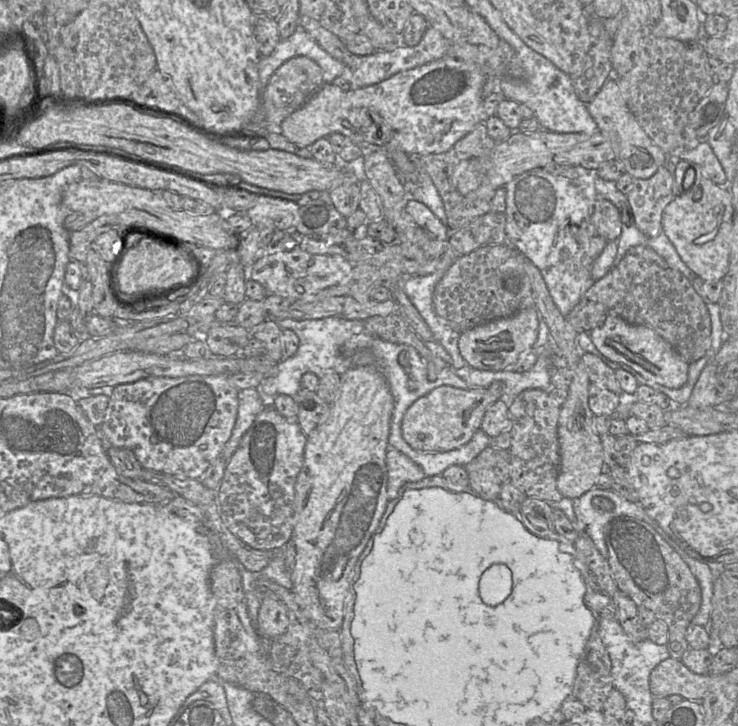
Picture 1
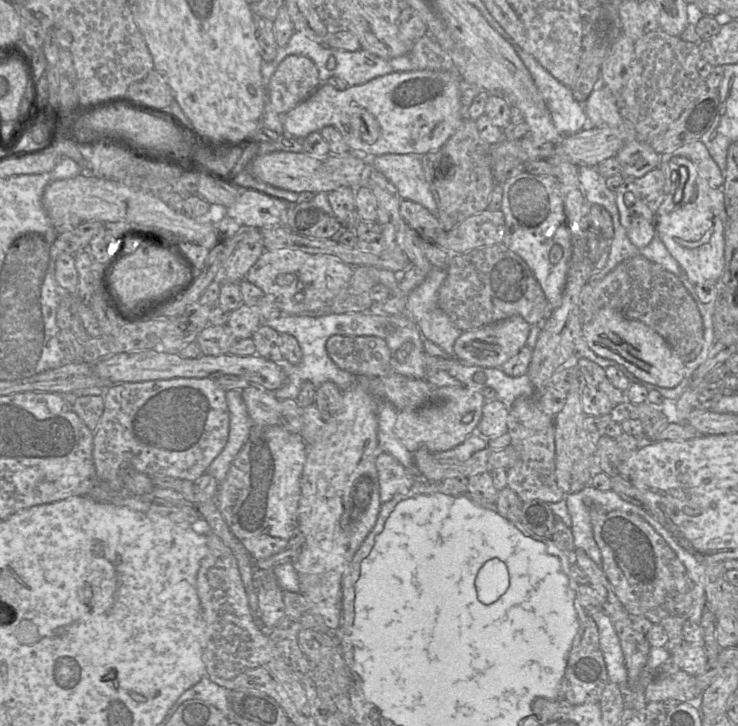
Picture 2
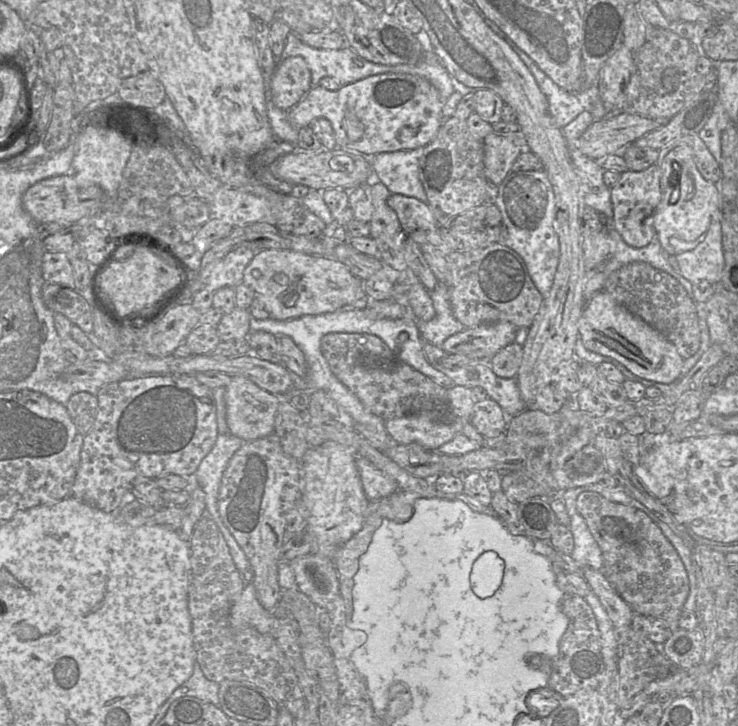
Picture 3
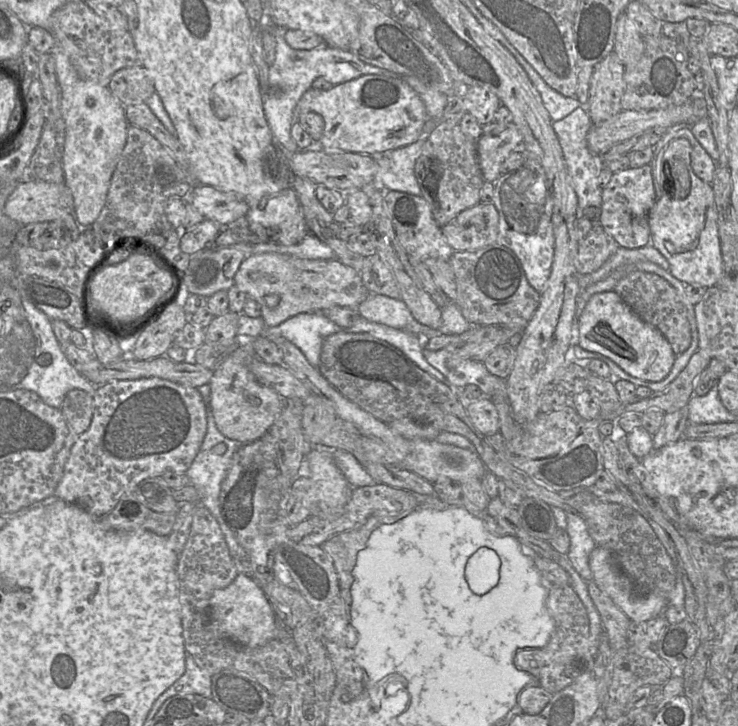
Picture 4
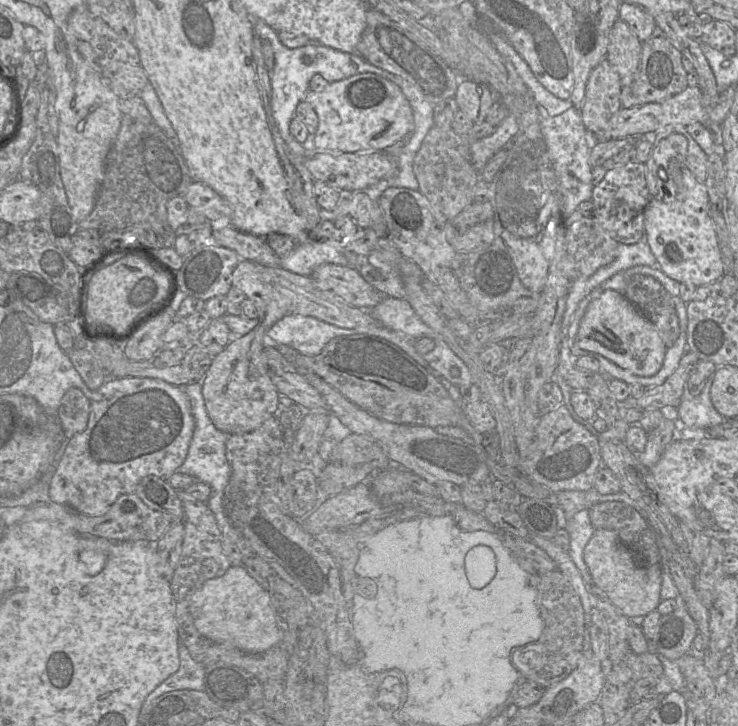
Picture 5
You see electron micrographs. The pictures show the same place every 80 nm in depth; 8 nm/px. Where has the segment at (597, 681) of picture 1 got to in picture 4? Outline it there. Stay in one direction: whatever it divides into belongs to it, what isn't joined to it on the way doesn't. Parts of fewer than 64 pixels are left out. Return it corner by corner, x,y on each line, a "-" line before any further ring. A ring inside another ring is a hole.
570,586
548,587
545,605
554,620
554,630
548,643
542,648
521,648
516,651
515,664
531,674
538,685
550,693
556,693
581,676
594,676
594,646
590,640
590,623
582,601

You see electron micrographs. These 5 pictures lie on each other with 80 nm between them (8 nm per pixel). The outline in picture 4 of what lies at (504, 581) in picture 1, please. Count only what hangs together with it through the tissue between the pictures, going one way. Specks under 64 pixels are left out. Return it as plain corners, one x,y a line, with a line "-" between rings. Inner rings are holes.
487,547
479,548
467,561
465,578
476,595
484,595
494,588
500,578
501,560
497,553

